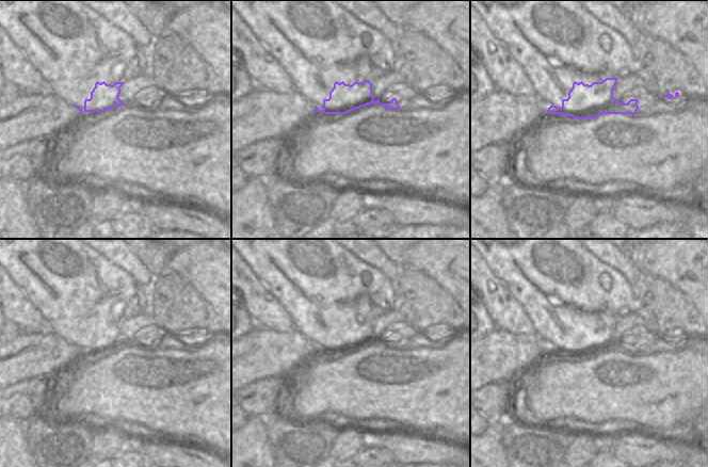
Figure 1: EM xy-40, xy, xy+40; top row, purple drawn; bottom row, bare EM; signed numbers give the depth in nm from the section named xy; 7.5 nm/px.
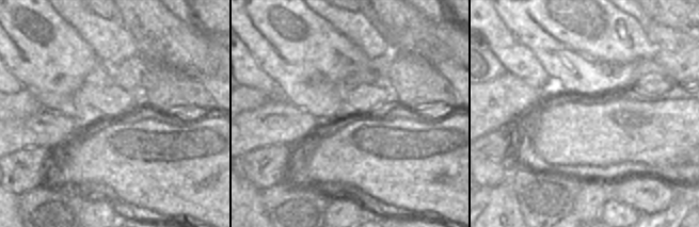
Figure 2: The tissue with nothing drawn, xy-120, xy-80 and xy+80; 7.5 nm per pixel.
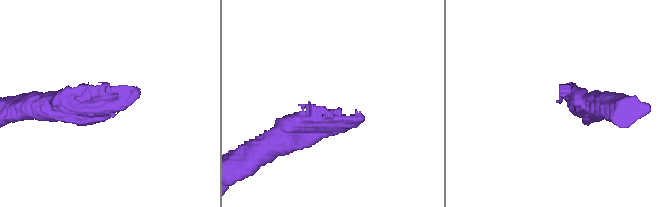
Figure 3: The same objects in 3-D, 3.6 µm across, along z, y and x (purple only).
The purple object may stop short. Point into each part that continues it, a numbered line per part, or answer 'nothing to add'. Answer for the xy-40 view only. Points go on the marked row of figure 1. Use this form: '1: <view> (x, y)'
nothing to add

